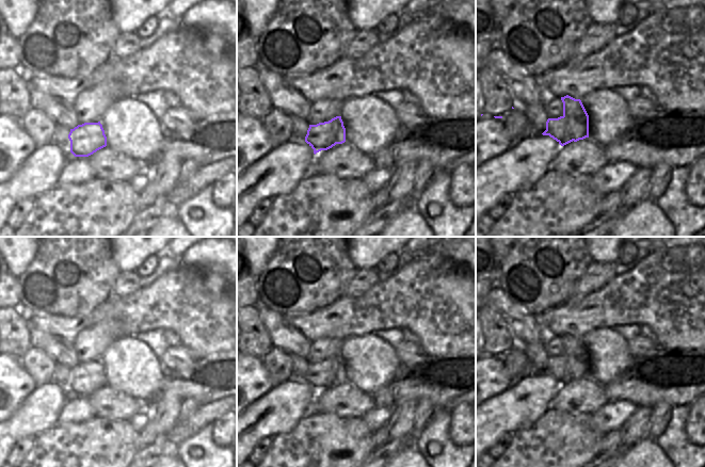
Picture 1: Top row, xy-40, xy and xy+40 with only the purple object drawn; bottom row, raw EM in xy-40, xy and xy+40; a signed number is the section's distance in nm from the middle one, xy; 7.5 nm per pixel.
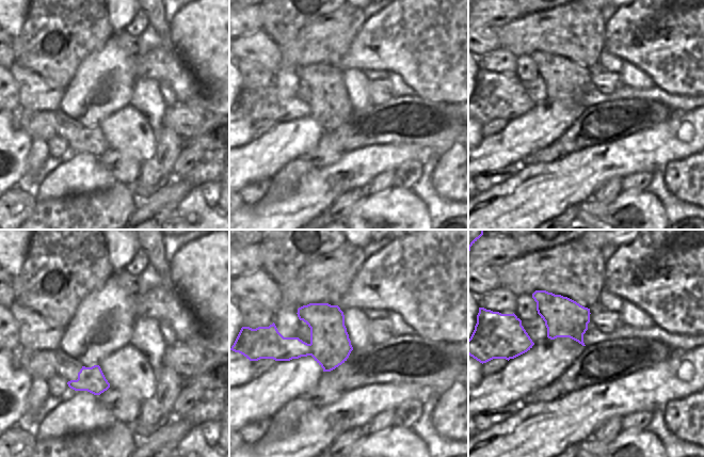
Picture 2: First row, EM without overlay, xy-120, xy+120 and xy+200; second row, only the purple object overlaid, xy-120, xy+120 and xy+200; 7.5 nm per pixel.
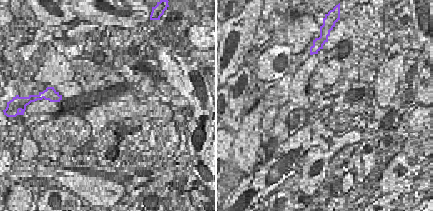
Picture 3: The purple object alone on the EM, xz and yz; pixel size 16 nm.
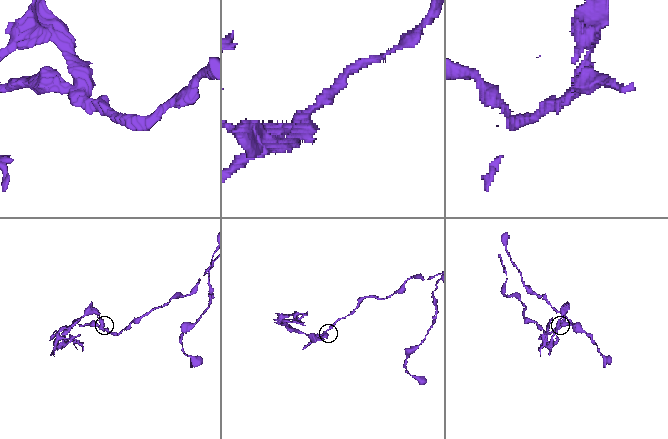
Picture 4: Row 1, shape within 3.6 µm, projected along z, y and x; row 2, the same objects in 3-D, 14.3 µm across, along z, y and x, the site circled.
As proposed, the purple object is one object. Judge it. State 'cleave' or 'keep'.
cleave

